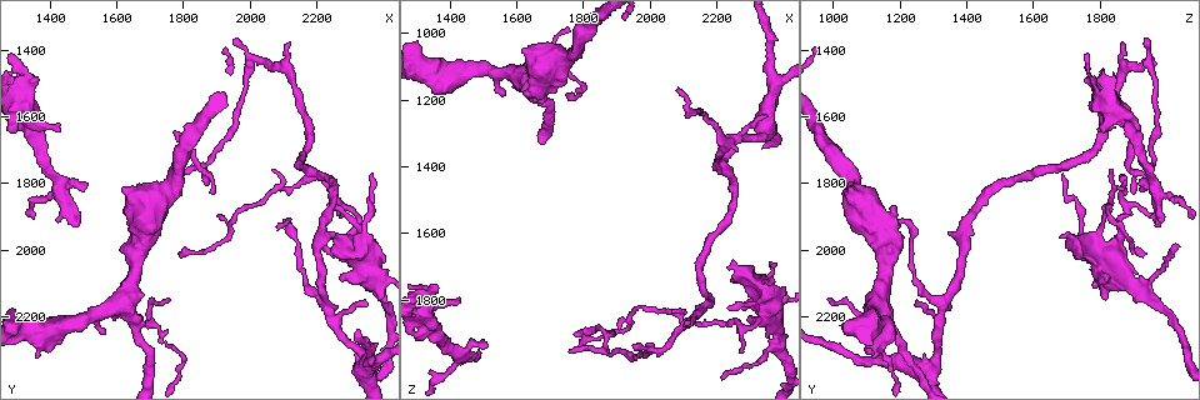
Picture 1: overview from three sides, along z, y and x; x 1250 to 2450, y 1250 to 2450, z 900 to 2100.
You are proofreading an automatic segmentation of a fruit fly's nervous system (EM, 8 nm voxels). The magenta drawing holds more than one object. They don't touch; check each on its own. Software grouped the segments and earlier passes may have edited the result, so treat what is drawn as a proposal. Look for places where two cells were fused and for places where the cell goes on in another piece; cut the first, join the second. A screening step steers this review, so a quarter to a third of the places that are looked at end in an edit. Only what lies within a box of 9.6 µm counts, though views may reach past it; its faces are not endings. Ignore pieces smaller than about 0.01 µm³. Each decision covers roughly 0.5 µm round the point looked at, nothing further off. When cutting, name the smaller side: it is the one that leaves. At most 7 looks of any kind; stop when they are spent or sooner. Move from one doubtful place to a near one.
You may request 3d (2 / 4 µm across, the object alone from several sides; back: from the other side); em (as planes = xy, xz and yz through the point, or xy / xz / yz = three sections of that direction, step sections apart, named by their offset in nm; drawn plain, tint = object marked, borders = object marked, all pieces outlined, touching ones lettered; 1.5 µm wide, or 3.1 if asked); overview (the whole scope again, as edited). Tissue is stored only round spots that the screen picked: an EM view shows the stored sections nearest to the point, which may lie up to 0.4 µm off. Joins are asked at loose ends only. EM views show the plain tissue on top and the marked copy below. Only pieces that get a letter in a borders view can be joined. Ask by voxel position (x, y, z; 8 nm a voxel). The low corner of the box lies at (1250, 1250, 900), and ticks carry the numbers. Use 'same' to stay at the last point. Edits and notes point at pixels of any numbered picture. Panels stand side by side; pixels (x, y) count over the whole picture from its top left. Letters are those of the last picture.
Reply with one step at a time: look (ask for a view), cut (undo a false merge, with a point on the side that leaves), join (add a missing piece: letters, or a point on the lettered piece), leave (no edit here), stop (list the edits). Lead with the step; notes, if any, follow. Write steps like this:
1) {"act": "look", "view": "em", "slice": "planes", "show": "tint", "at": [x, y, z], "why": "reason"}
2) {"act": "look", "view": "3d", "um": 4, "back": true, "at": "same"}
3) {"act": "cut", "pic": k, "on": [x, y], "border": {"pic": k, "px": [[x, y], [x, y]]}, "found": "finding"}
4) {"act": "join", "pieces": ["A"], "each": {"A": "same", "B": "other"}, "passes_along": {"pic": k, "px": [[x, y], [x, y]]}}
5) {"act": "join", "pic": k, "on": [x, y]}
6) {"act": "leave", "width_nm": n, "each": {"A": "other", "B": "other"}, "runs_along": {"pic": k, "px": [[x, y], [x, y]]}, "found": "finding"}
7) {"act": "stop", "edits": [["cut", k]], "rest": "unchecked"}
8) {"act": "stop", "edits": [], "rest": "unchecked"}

{"act": "look", "view": "em", "slice": "xz", "step": 8, "show": "borders", "at": [1690, 1930, 1130], "why": "calibre changes"}

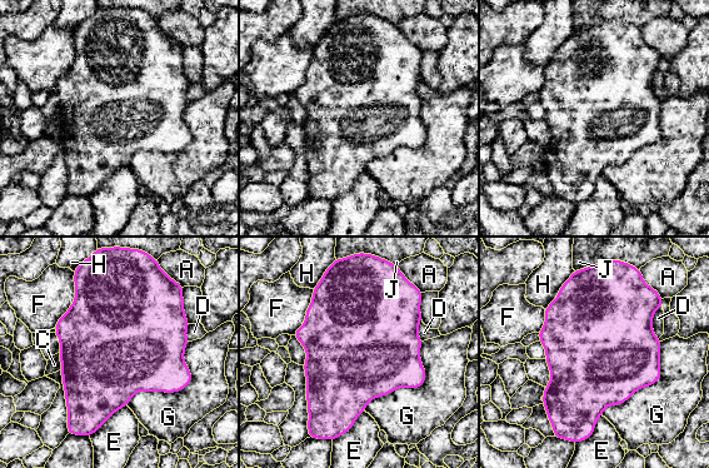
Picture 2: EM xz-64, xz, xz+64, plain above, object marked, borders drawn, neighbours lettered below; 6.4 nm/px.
{"act": "leave", "each": {"A": "other", "C": "other", "D": "other", "E": "other", "F": "other", "G": "other", "H": "other", "J": "other"}, "found": "one cell here"}

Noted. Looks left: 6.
{"act": "look", "view": "em", "slice": "planes", "show": "borders", "at": [2020, 1440, 1960], "why": "a fork"}

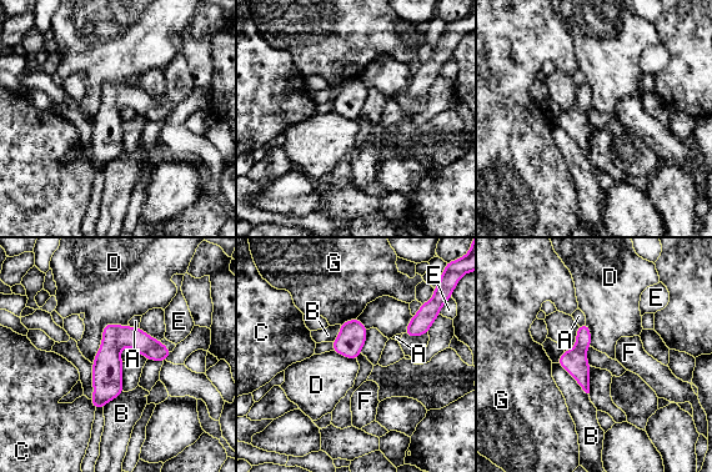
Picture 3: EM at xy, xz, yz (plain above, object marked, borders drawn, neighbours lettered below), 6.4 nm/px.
{"act": "leave", "width_nm": 90, "each": {"A": "other", "B": "other", "C": "other", "D": "other", "E": "other", "F": "other", "G": "other"}, "found": "all the same cell"}

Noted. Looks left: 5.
{"act": "look", "view": "em", "slice": "xy", "step": 8, "show": "tint", "at": [1490, 1900, 1950], "why": "branch stops here"}

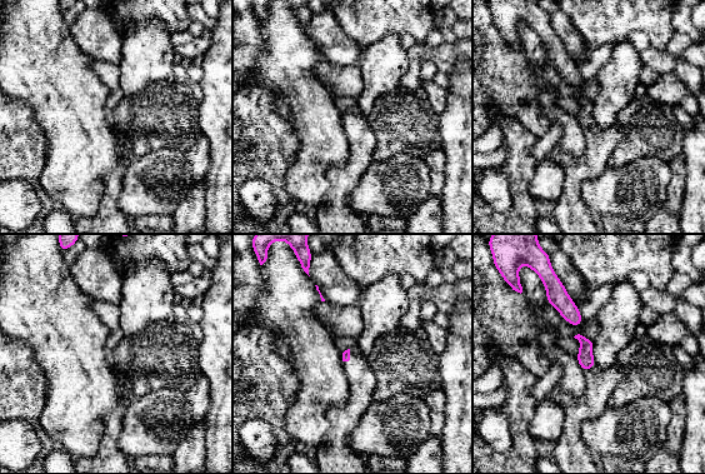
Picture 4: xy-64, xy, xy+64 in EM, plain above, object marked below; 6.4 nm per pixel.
{"act": "look", "view": "em", "slice": "planes", "show": "borders", "at": "same"}

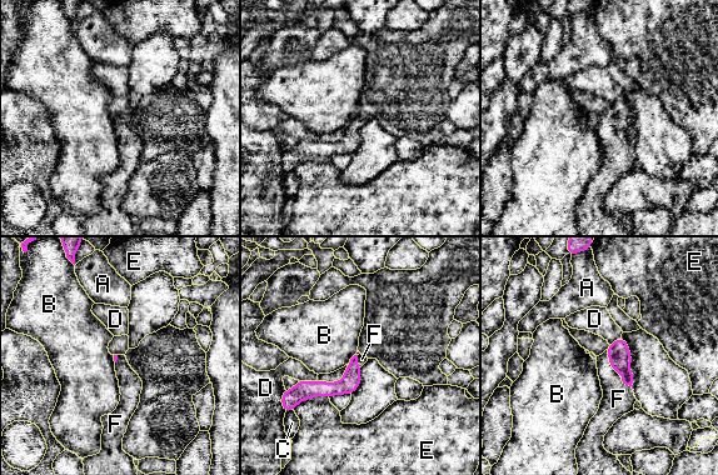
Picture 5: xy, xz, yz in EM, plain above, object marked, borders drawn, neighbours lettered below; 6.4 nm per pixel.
{"act": "join", "pieces": ["F"], "each": {"A": "other", "B": "other", "C": "other", "D": "other", "E": "other", "F": "same"}, "found": "the cell continues"}

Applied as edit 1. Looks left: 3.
{"act": "stop", "edits": [["join", 5]], "rest": "unchecked"}

